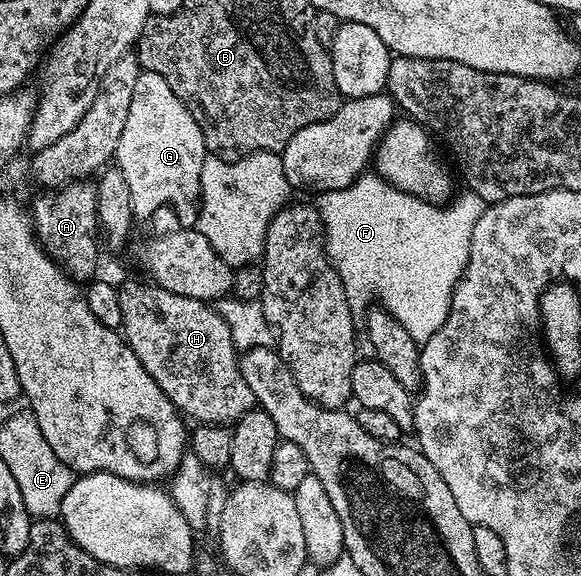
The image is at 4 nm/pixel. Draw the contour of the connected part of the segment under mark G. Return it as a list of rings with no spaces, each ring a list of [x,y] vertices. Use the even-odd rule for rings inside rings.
[[[141,70],[138,81],[134,81],[134,98],[130,101],[130,113],[126,116],[126,125],[122,129],[122,137],[118,137],[118,149],[116,150],[114,160],[115,166],[120,168],[122,177],[126,177],[126,181],[130,185],[130,201],[132,202],[133,216],[137,220],[148,219],[155,211],[162,210],[167,203],[184,203],[187,199],[199,200],[201,198],[200,174],[202,173],[205,156],[206,148],[204,146],[204,138],[202,137],[202,129],[198,129],[198,121],[194,121],[190,109],[181,101],[178,93],[174,93],[174,89],[170,89],[170,85],[166,85],[166,77],[162,77],[158,73]]]

